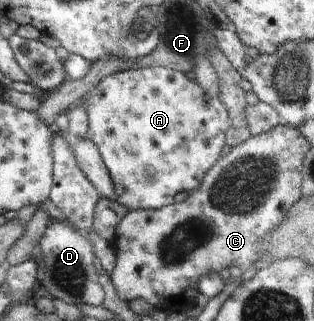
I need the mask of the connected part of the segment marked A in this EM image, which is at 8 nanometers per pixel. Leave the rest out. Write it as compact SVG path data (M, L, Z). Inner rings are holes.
M145 66L133 69L126 69L114 75L104 77L103 81L98 81L95 89L90 89L90 92L83 98L82 107L88 113L88 133L87 137L96 145L98 153L106 169L110 173L110 178L114 183L114 199L113 203L122 205L127 210L148 209L156 210L163 206L168 206L174 202L174 197L180 192L193 192L194 189L202 184L206 173L219 161L223 147L225 146L226 131L230 128L230 119L226 107L222 105L219 99L207 98L200 85L194 80L189 79L188 74L184 74L180 70L172 70L161 66Z

